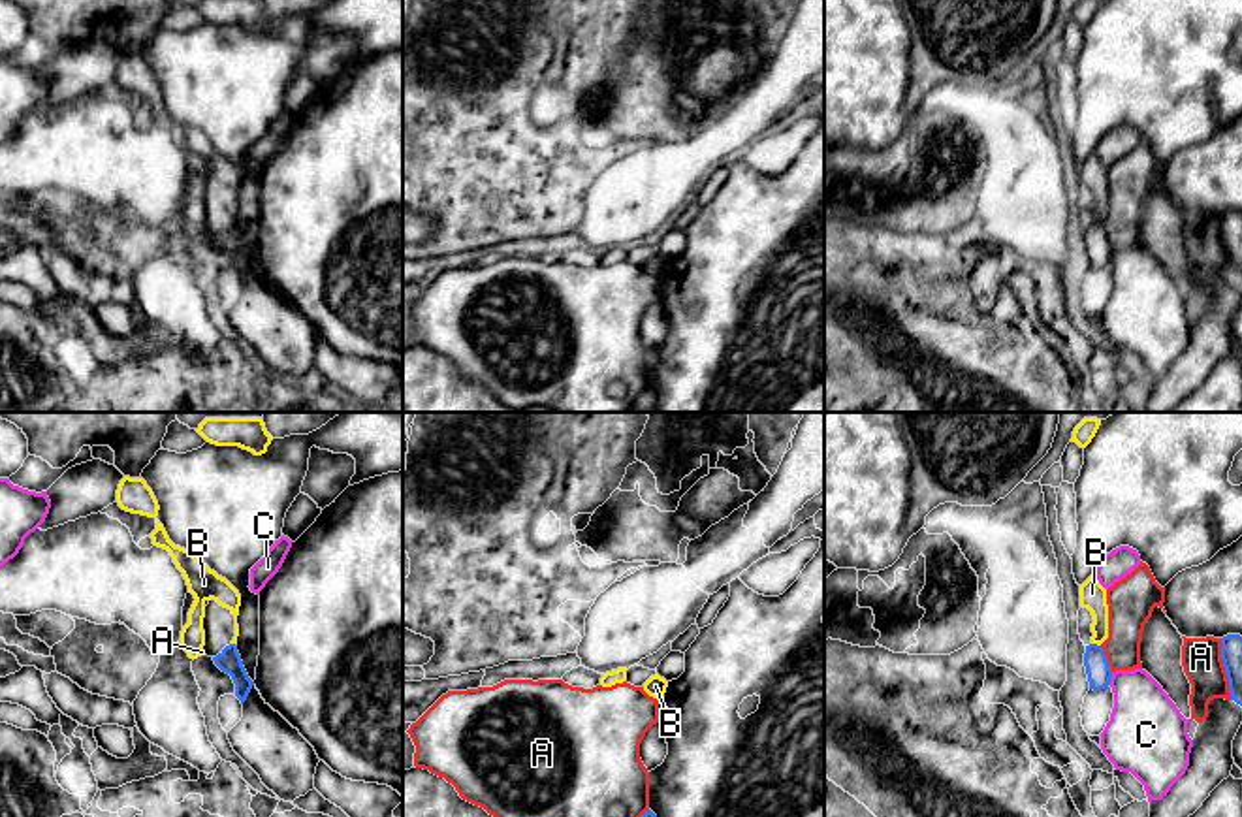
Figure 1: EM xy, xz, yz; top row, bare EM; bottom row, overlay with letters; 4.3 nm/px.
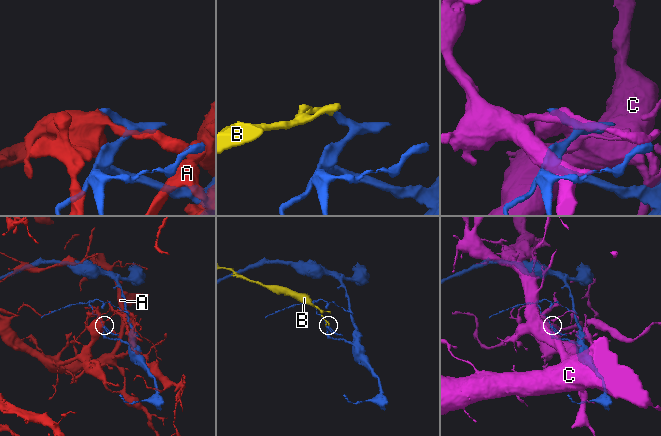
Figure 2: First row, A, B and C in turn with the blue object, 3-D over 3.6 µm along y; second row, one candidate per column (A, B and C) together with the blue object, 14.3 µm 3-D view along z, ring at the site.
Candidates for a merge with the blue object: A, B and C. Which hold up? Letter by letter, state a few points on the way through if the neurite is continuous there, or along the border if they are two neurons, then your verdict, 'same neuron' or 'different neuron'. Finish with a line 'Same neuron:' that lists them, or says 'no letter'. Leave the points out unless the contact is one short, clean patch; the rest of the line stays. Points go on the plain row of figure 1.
A: different neuron
B: along yz (1092, 221), (1099, 224) | different neuron
C: different neuron
Same neuron: no letter

